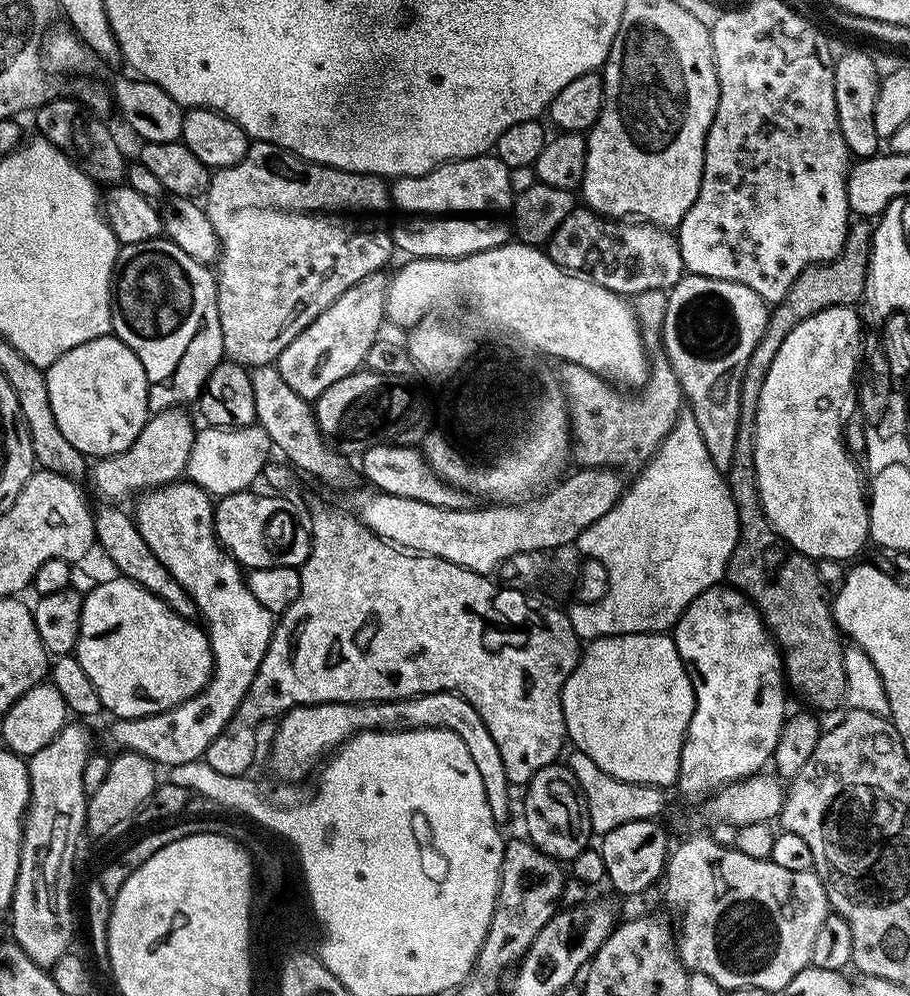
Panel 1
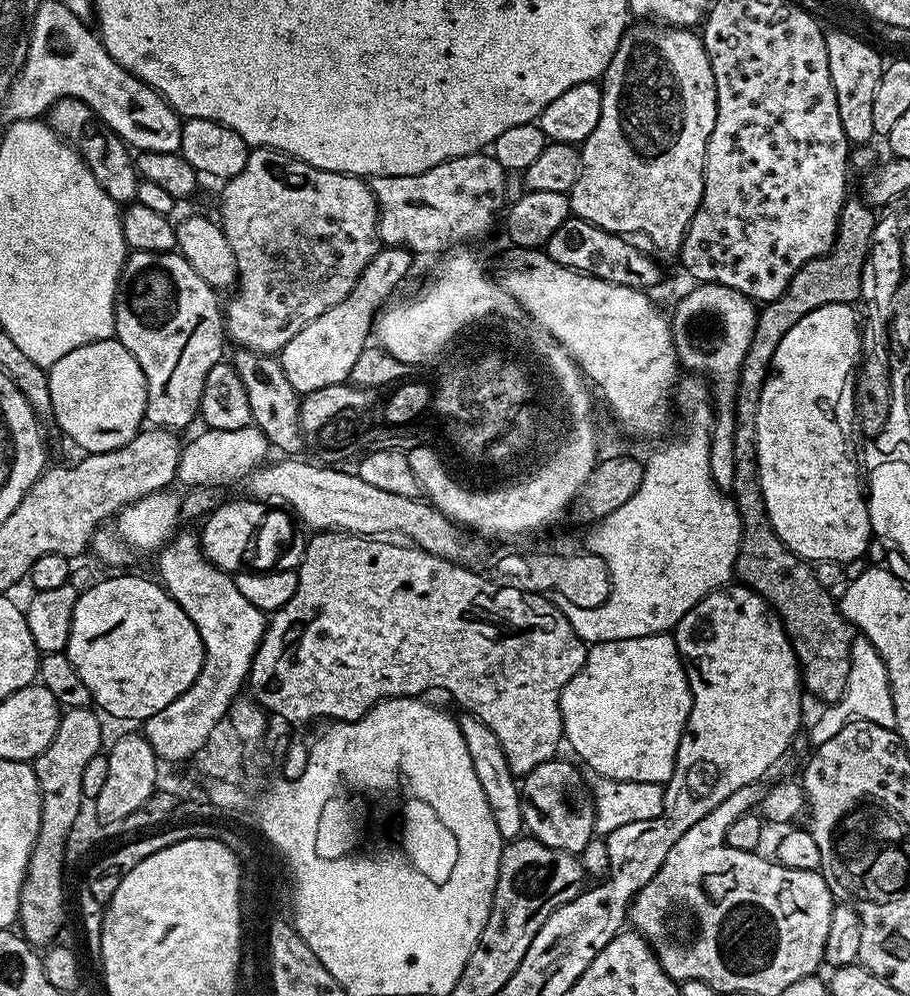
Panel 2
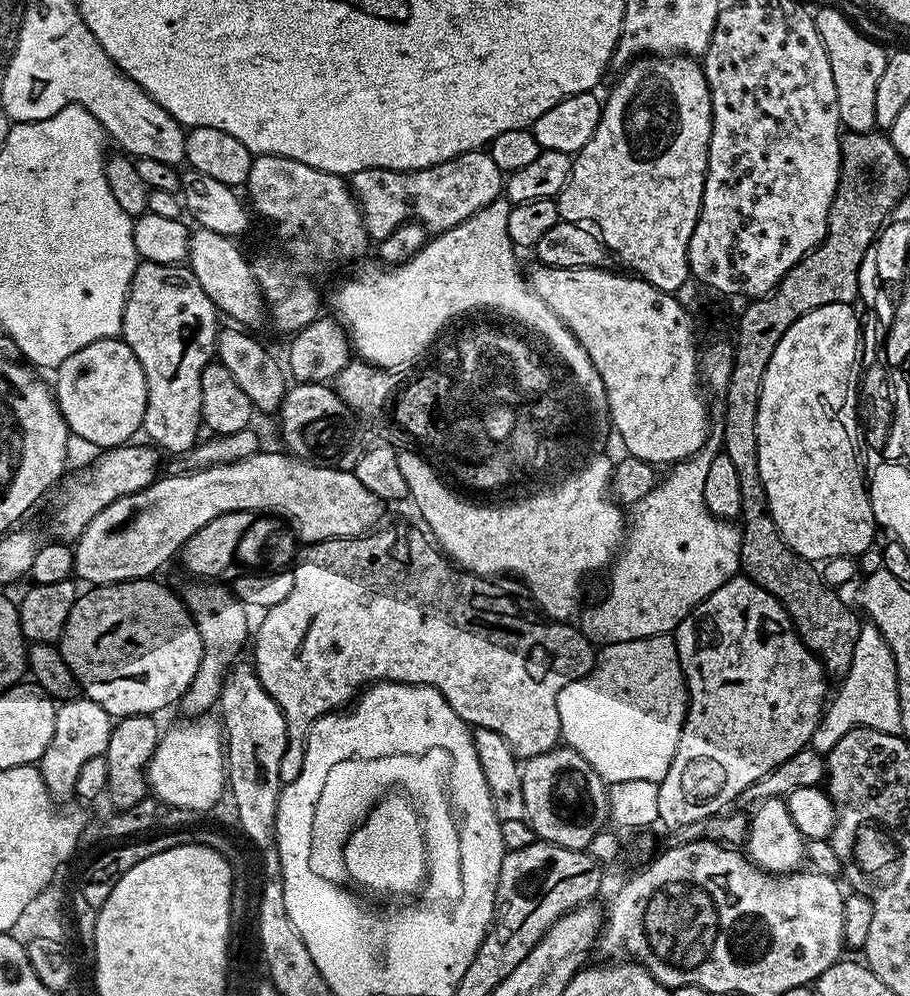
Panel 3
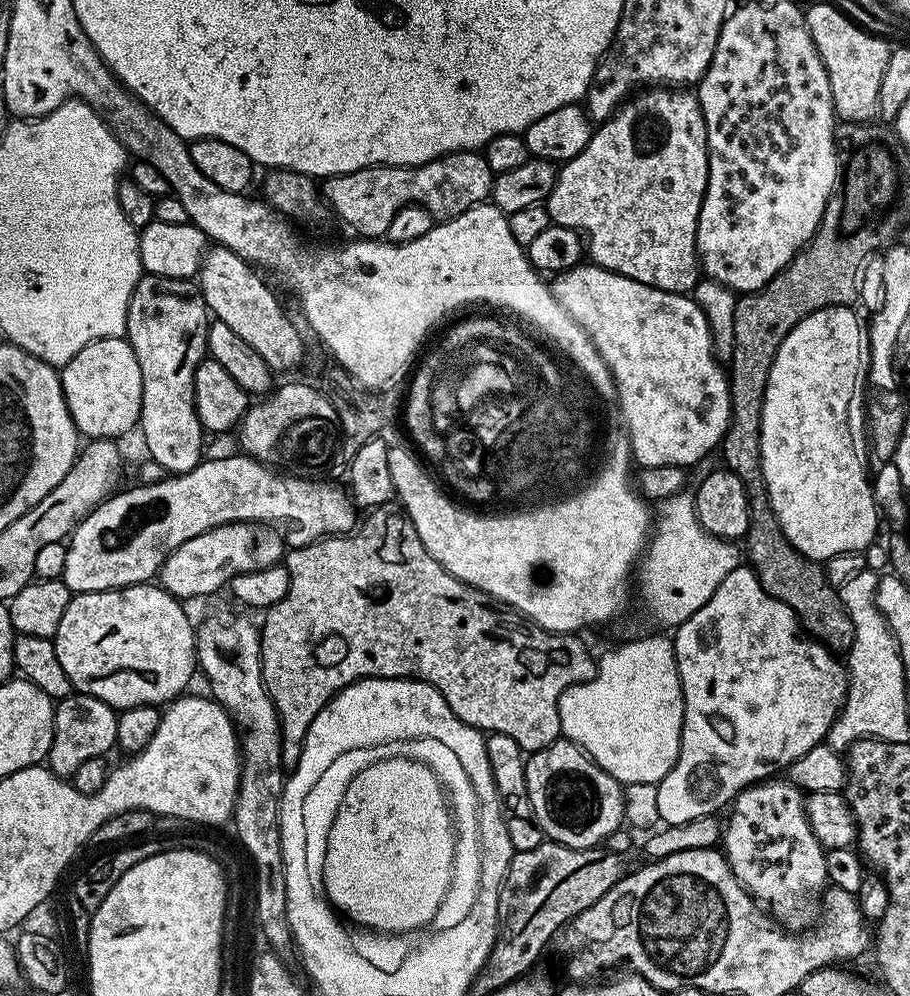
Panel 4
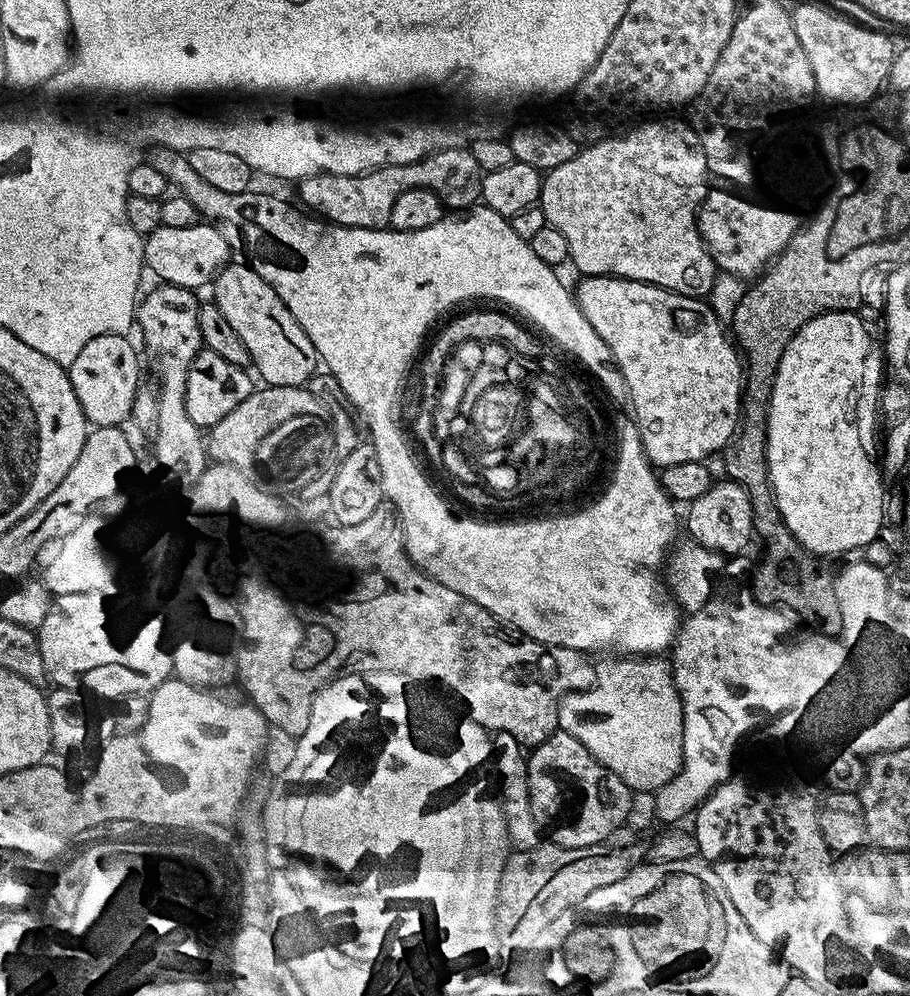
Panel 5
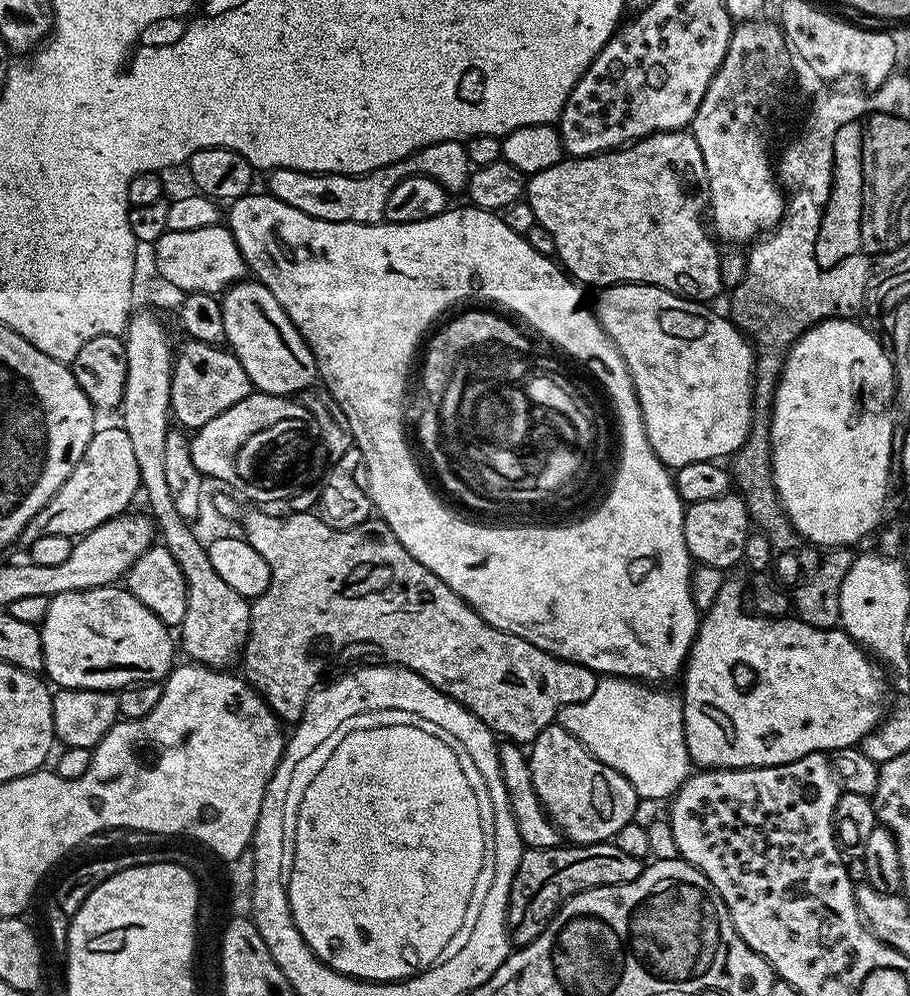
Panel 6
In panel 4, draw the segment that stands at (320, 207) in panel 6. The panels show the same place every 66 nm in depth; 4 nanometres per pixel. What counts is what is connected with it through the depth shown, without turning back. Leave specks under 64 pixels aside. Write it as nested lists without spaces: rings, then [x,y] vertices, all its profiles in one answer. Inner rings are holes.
[[[479,151],[451,152],[448,156],[440,156],[419,168],[363,168],[345,176],[325,179],[322,196],[330,205],[331,211],[333,208],[356,231],[353,233],[364,238],[384,238],[388,235],[390,222],[394,222],[394,214],[398,214],[398,210],[402,210],[405,204],[421,204],[437,221],[452,220],[475,204],[485,203],[491,197],[493,179],[494,174]]]

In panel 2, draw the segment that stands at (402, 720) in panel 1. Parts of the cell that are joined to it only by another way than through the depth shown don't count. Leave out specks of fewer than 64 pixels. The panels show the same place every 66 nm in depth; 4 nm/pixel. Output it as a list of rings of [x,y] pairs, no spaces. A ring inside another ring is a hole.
[[[464,714],[464,717],[459,717],[458,723],[462,738],[466,738],[466,750],[470,750],[470,762],[474,762],[474,774],[478,774],[482,794],[486,794],[494,826],[498,826],[498,834],[506,842],[517,839],[525,831],[524,811],[520,805],[522,788],[517,777],[512,775],[510,762],[506,762],[506,750],[502,750],[502,742],[498,742],[494,730],[490,730],[490,726],[486,726],[486,722],[482,722],[477,716]]]

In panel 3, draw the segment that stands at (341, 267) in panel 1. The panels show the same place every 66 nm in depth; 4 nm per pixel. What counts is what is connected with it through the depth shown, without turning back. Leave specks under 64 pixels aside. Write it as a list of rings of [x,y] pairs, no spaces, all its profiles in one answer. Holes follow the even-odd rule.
[[[256,156],[248,171],[247,188],[246,200],[251,211],[269,220],[276,231],[276,241],[265,252],[251,257],[252,274],[260,288],[260,295],[264,297],[267,319],[272,319],[278,331],[295,334],[321,315],[320,283],[331,274],[332,267],[339,260],[358,259],[370,245],[360,206],[345,177],[314,170],[314,166],[306,166],[306,162],[294,162],[281,156]]]

